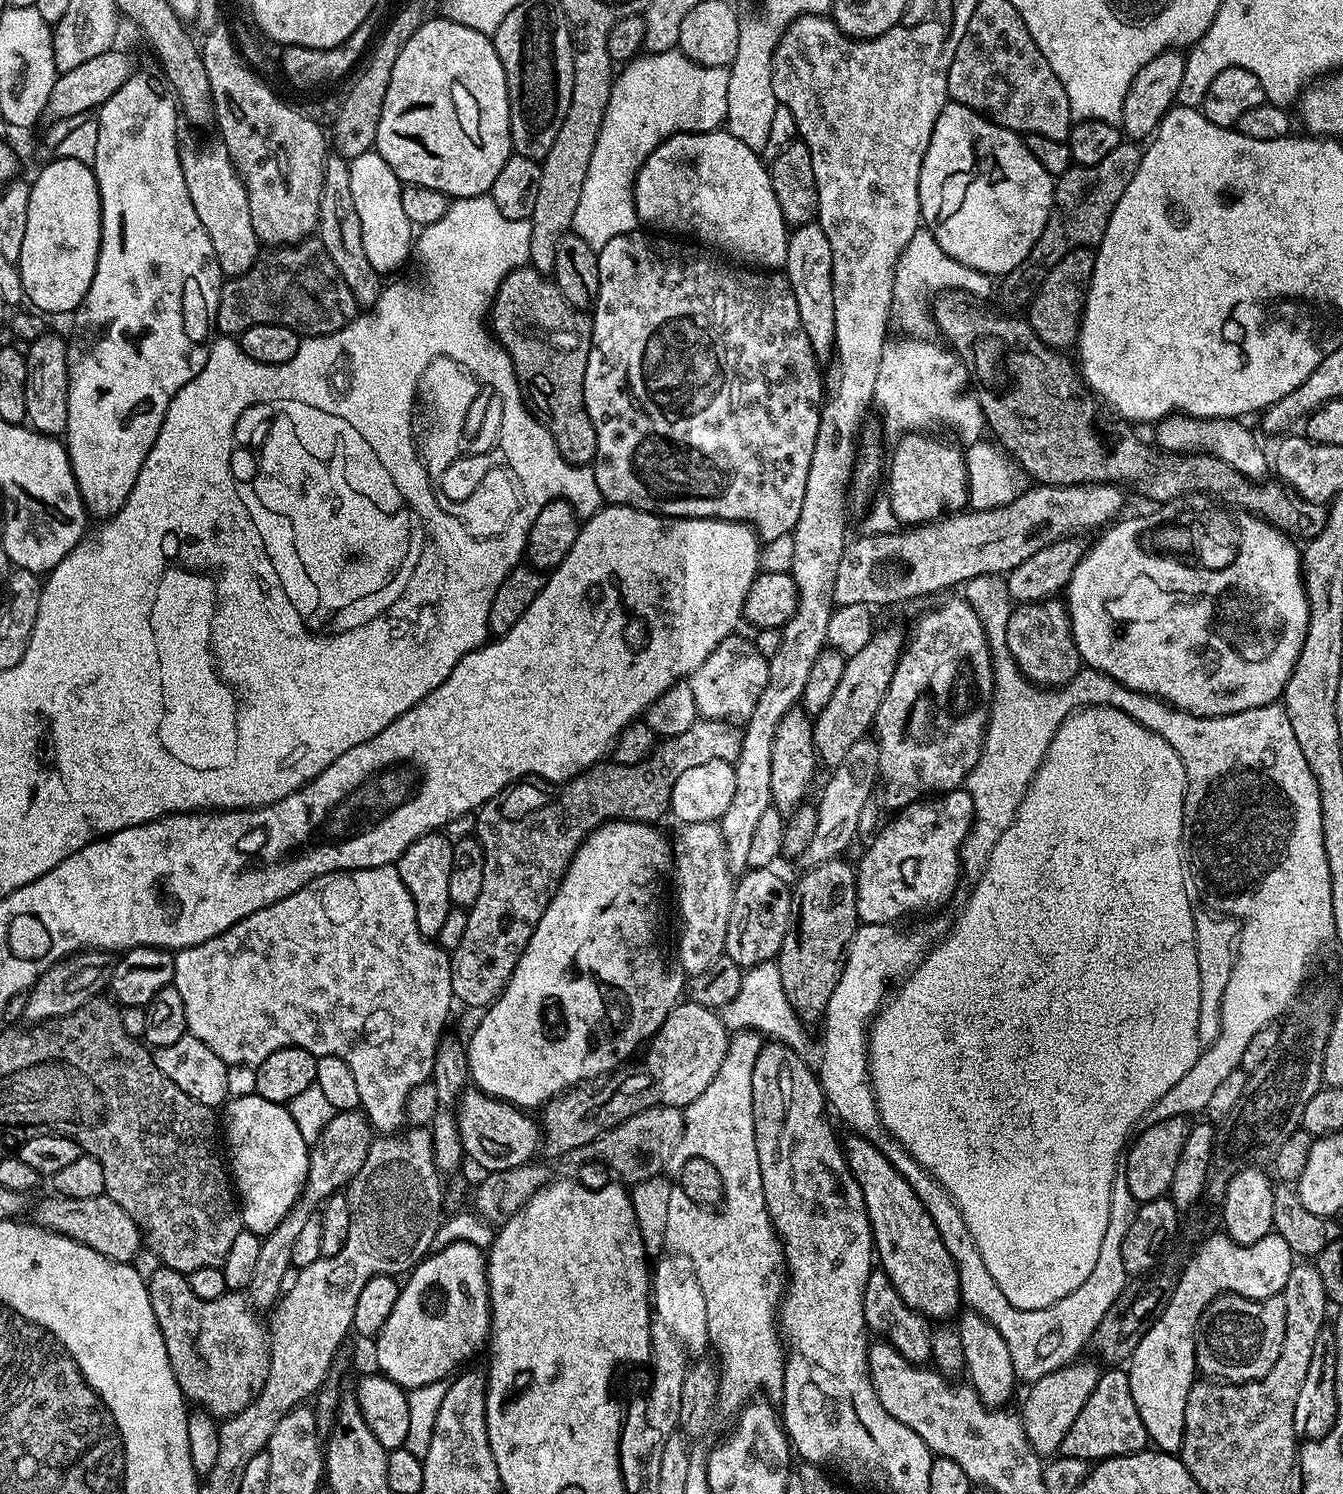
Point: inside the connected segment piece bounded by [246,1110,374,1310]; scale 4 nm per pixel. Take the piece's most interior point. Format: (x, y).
(333, 1162)

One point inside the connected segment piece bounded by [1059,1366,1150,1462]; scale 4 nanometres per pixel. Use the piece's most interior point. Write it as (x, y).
(1109, 1425)

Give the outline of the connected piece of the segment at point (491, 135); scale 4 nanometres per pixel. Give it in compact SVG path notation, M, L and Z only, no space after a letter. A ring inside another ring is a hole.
M433 18L427 20L422 26L418 26L418 30L410 34L410 42L402 46L402 54L398 54L398 62L394 62L394 71L390 74L390 86L386 86L386 102L382 102L382 118L378 122L374 151L388 163L390 170L394 170L394 174L404 184L430 186L430 190L444 192L449 198L482 196L491 193L494 178L498 178L498 170L506 166L509 156L514 152L510 134L510 106L508 105L506 74L502 70L502 62L496 53L495 43L478 30L459 25L458 22L447 18Z

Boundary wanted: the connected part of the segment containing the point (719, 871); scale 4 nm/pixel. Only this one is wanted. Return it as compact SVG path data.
M694 822L679 830L676 840L674 836L676 904L680 907L681 920L678 963L689 977L694 977L724 955L736 880L728 865L728 851L719 823Z

